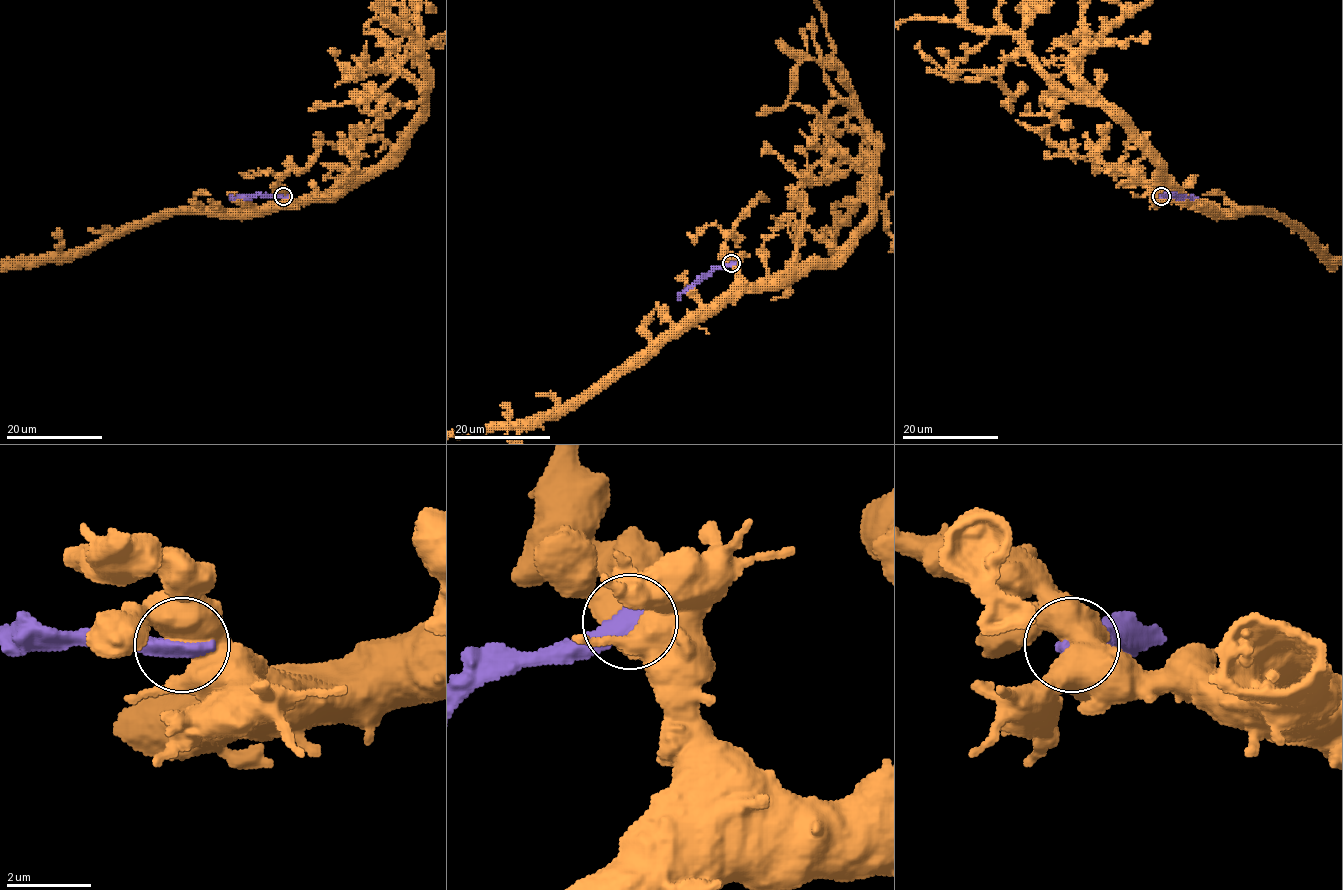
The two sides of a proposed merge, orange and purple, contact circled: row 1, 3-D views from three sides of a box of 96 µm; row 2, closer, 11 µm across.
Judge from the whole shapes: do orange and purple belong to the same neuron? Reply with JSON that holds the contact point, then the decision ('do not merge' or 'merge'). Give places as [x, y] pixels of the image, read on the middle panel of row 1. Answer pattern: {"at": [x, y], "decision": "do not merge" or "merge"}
{"at": [731, 263], "decision": "do not merge"}

